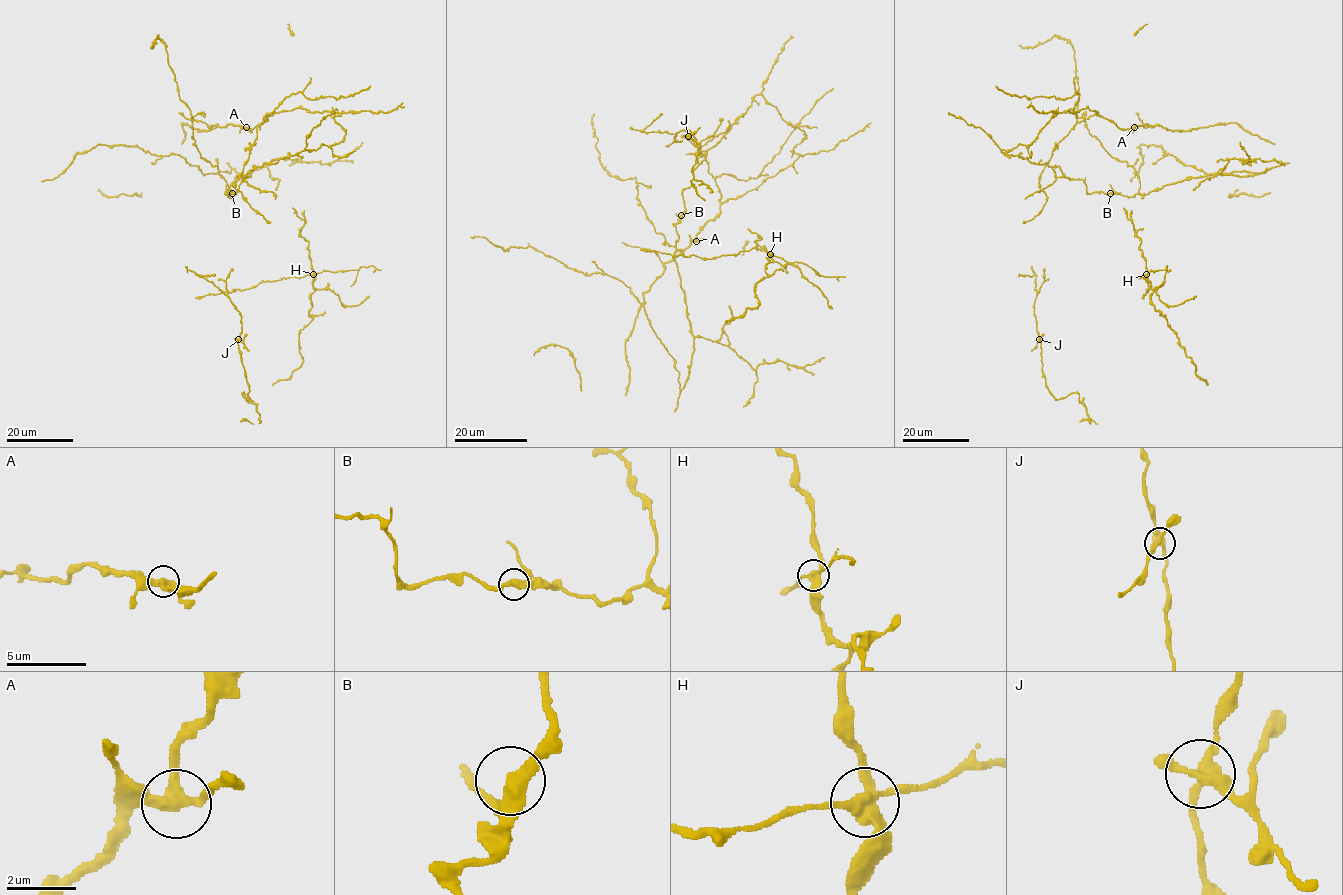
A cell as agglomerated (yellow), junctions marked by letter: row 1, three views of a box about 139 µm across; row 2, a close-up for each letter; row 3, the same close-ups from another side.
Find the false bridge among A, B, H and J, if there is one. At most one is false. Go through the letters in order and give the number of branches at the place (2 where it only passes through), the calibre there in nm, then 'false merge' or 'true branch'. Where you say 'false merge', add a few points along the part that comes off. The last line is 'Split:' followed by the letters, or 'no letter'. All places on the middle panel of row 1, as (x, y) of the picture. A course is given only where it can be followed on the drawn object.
A: branches 3; calibre 320 nm; true branch
B: branches 3; calibre 320 nm; true branch
H: branches 4; calibre 320 nm; false merge; course (771, 254), (751, 248), (737, 254), (701, 258), (693, 255), (671, 256), (640, 249)
J: branches 4; calibre 320 nm; true branch
Split: H

